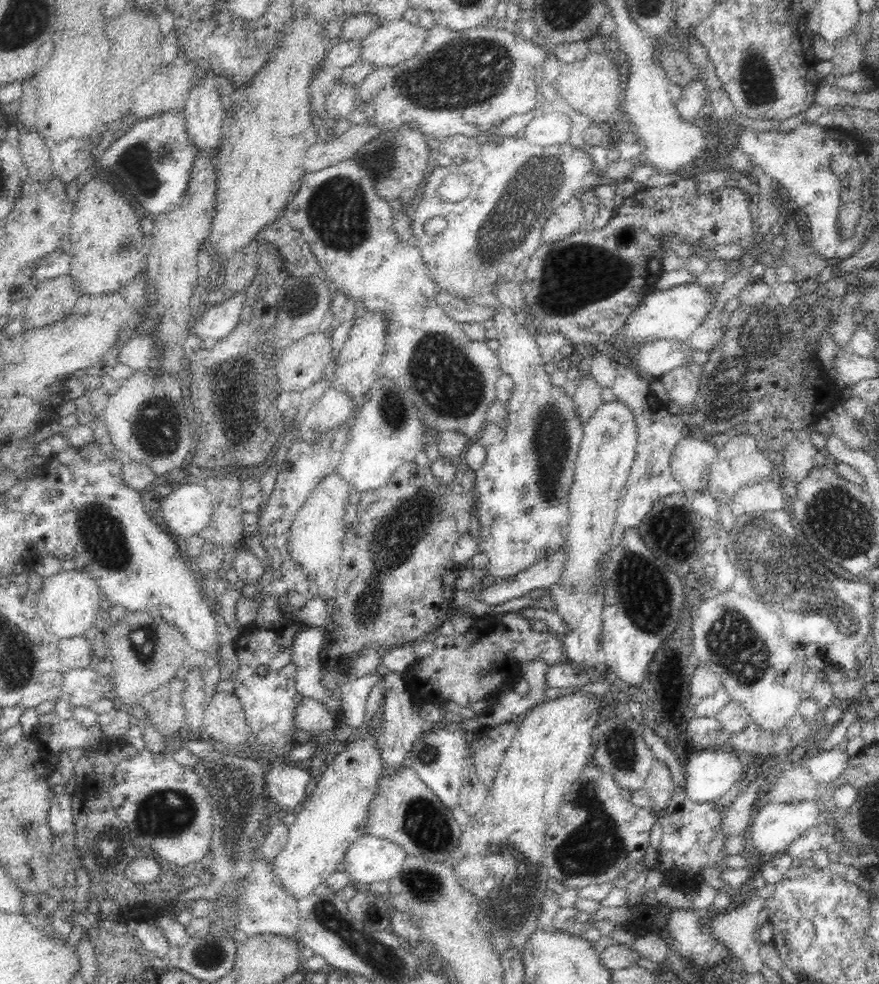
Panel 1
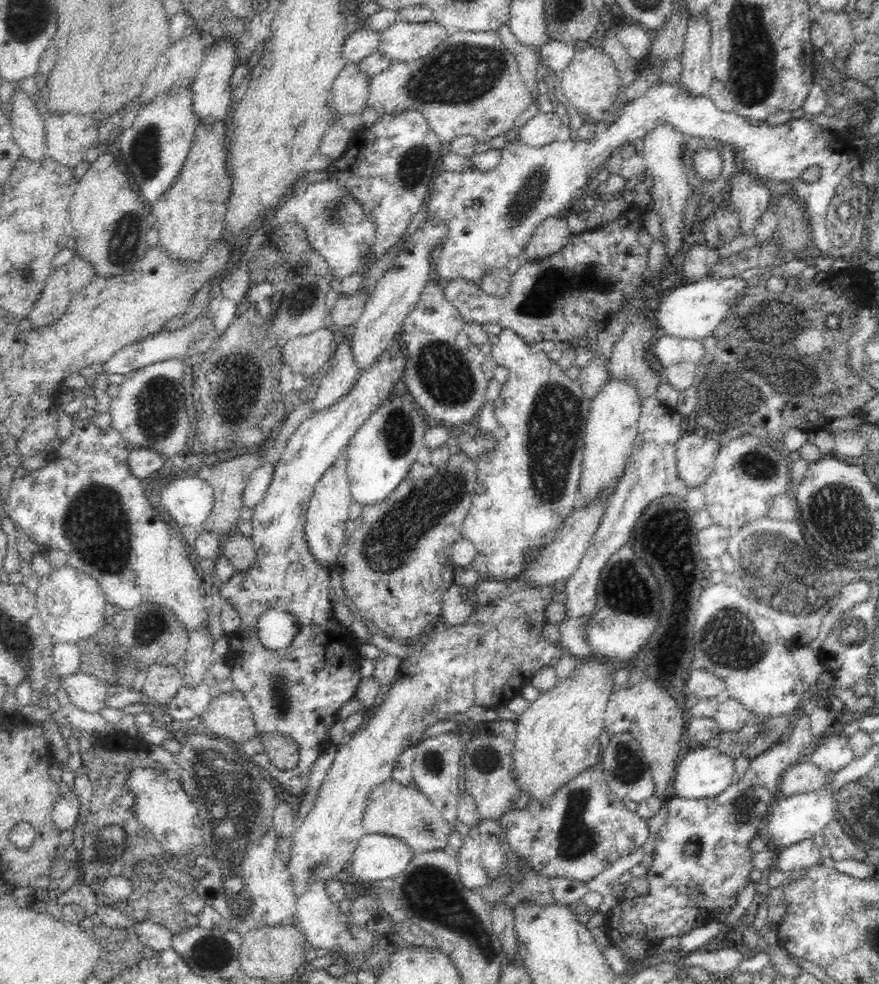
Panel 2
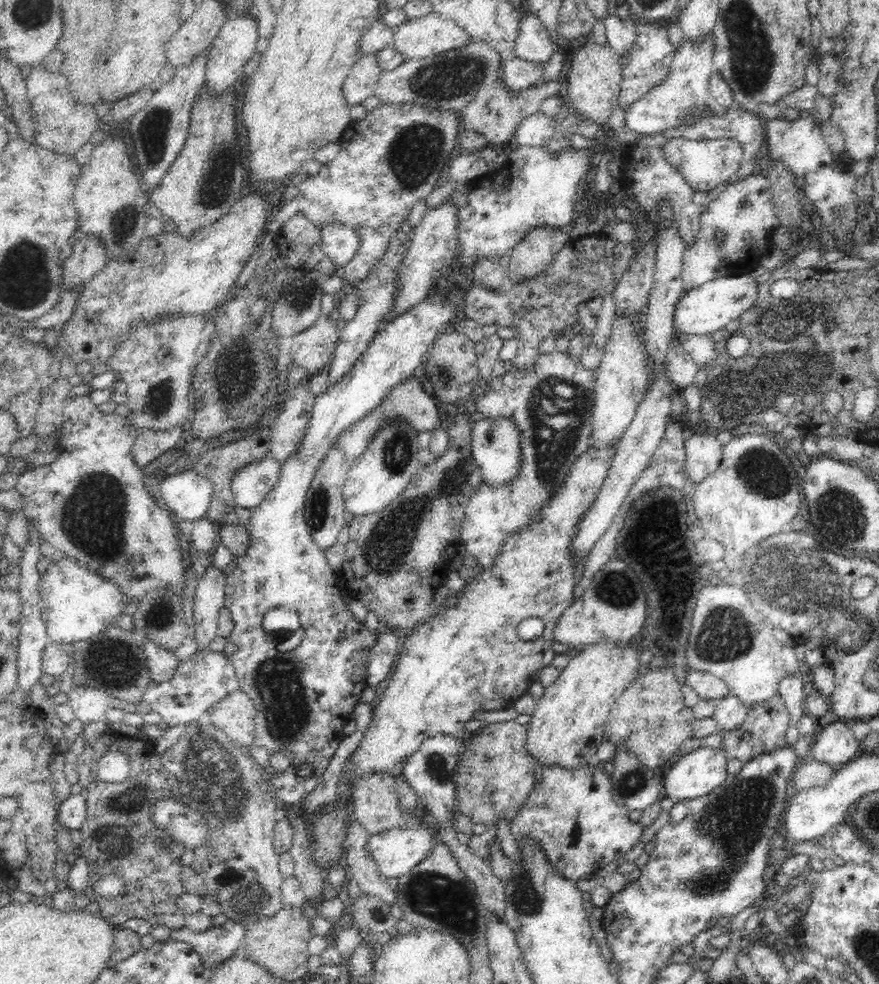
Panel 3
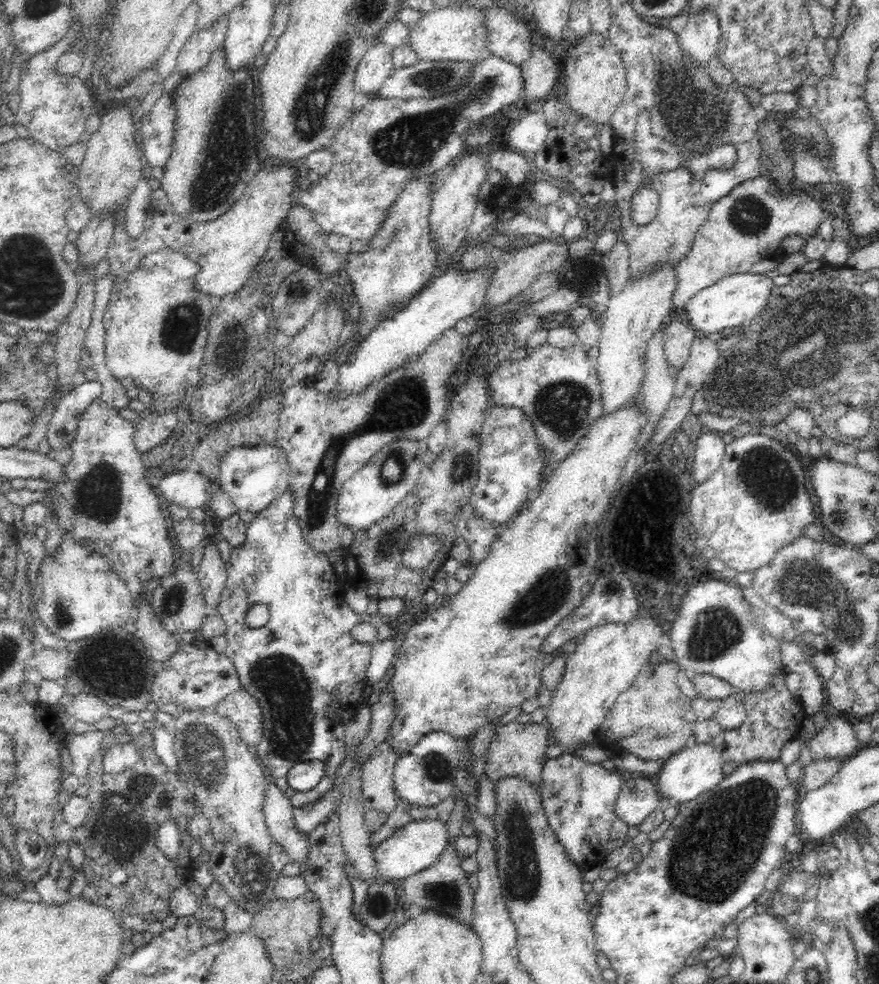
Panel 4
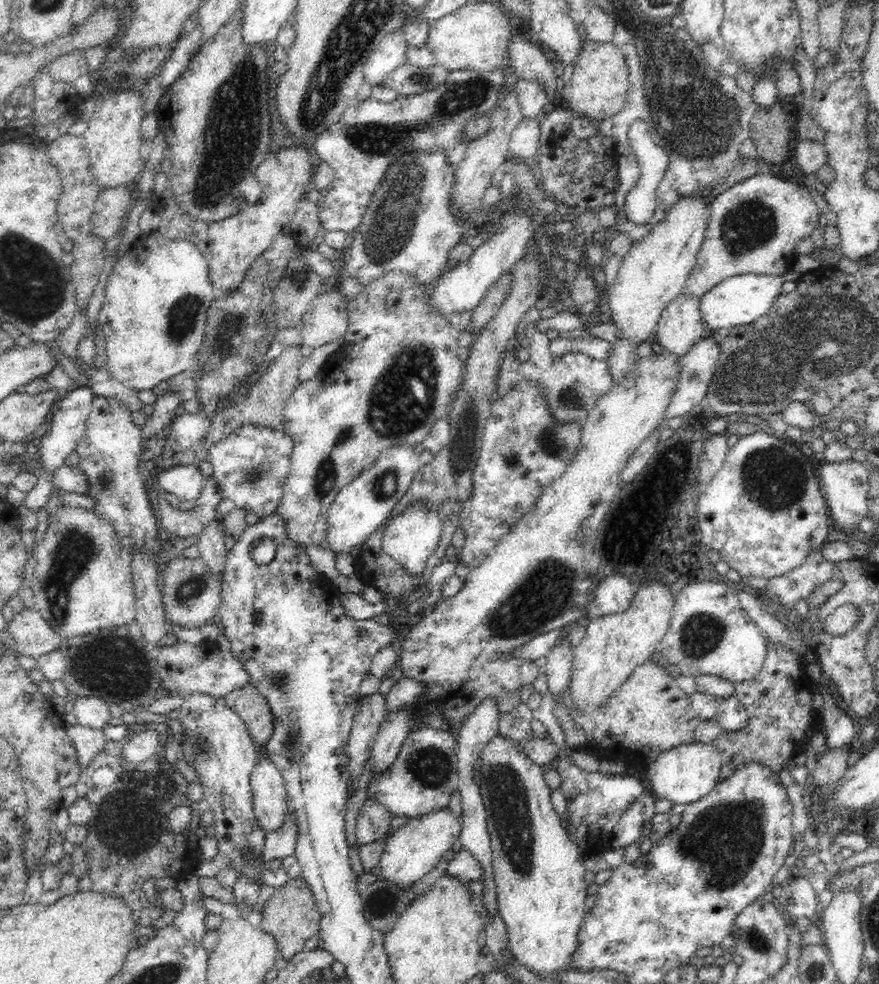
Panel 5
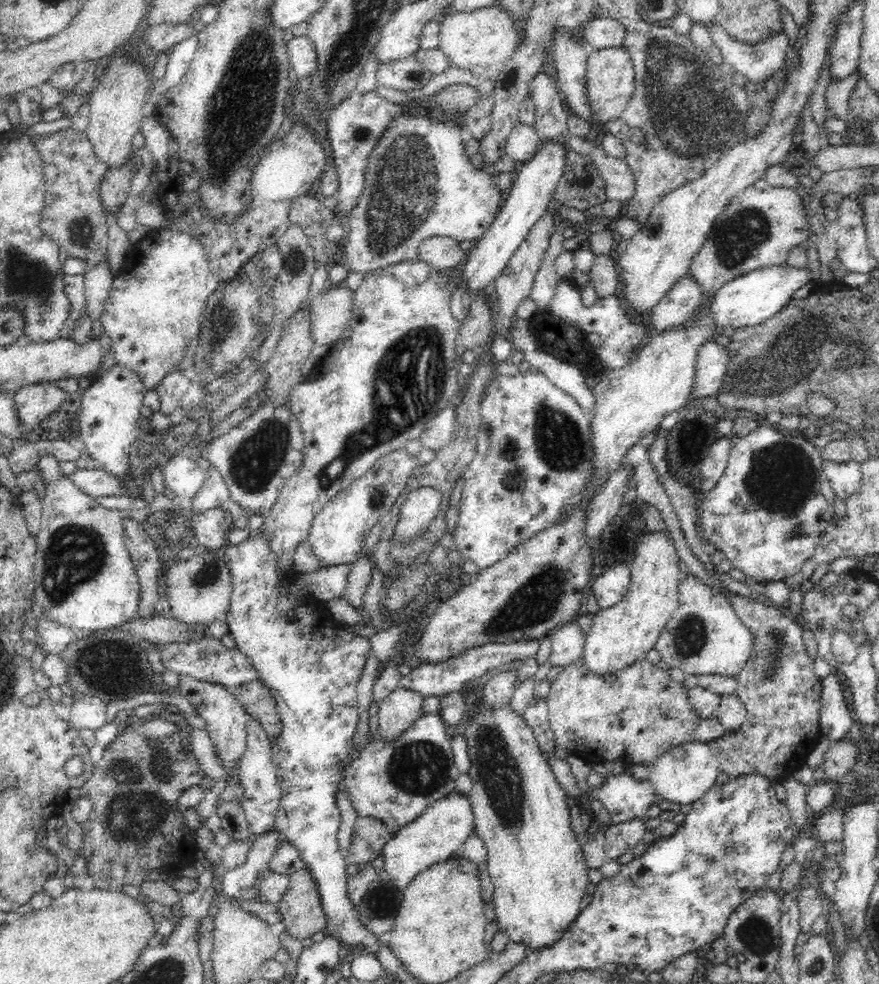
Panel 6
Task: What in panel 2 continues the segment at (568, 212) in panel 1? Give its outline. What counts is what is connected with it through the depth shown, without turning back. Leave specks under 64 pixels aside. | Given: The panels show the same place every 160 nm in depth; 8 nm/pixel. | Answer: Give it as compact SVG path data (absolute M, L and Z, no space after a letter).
M566 214L548 217L541 225L538 225L530 242L526 244L524 252L530 261L556 254L568 242L572 234L566 222Z

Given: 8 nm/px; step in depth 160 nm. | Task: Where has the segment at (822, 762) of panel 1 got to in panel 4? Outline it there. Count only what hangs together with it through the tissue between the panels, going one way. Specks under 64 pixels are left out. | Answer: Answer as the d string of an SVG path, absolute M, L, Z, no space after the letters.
M827 716L825 728L812 738L812 758L818 761L824 758L845 760L854 755L859 749L852 721L843 716Z

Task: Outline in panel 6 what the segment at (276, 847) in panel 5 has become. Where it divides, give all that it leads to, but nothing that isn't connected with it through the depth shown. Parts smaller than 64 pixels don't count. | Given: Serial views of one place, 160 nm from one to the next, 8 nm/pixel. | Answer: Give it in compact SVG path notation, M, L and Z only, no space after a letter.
M277 830L254 836L244 864L232 871L223 872L221 876L222 891L220 894L239 898L244 890L253 890L259 877L267 871L272 852L283 840L284 836Z

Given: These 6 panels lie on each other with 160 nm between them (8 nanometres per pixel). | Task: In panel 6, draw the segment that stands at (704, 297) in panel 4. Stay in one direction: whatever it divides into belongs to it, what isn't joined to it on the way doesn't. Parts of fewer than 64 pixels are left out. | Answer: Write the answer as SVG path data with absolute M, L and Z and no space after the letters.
M772 266L743 274L729 280L714 293L710 310L714 322L719 328L753 327L772 318L786 306L790 297L793 297L802 286L809 285L812 281L810 271L804 266L796 268L789 266Z

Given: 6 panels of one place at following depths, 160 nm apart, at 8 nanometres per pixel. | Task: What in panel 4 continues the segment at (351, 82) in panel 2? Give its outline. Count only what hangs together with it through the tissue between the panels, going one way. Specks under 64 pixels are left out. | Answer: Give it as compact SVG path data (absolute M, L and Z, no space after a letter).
M386 44L374 45L361 59L353 81L355 92L376 93L395 69L392 63L394 49Z

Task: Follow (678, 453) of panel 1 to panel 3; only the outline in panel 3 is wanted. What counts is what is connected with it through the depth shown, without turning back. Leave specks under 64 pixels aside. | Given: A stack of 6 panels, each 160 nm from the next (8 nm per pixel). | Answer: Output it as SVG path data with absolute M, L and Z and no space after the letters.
M693 434L690 438L685 440L685 451L685 476L689 484L696 485L706 480L708 476L711 476L718 469L722 460L723 446L716 436Z

